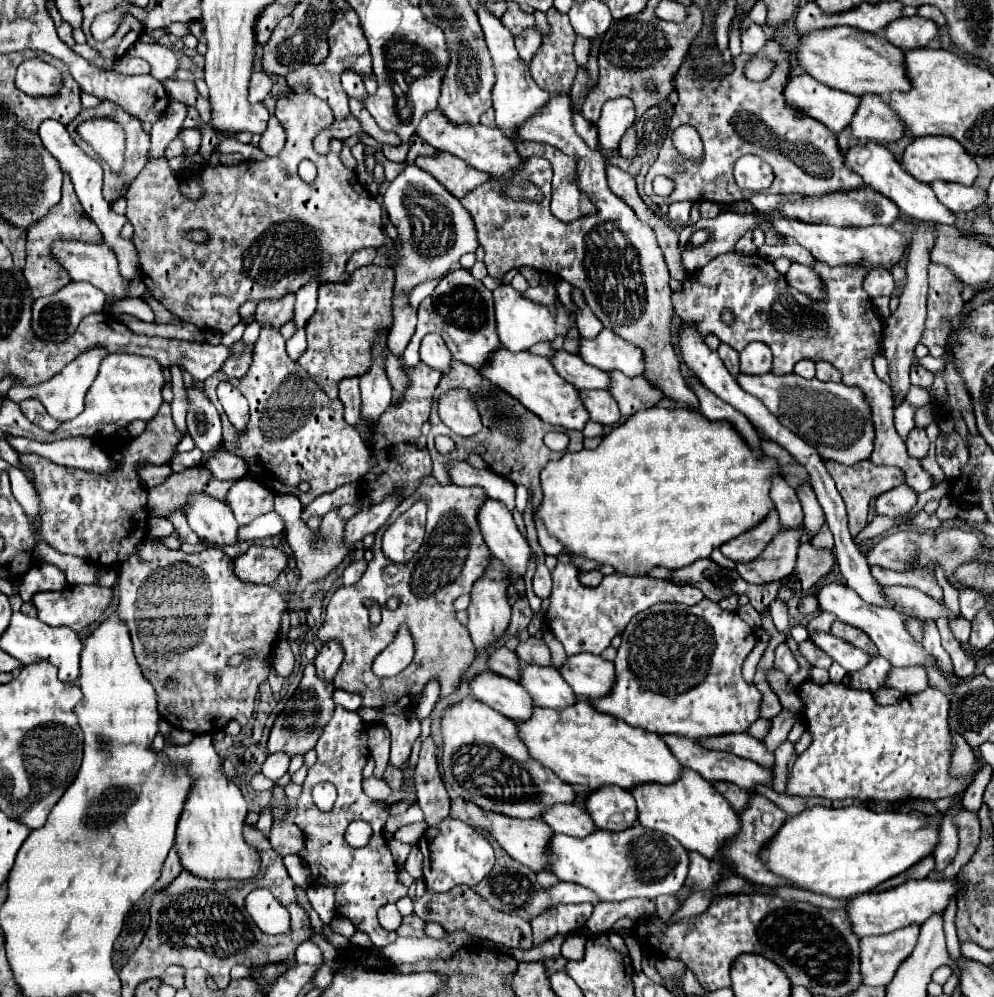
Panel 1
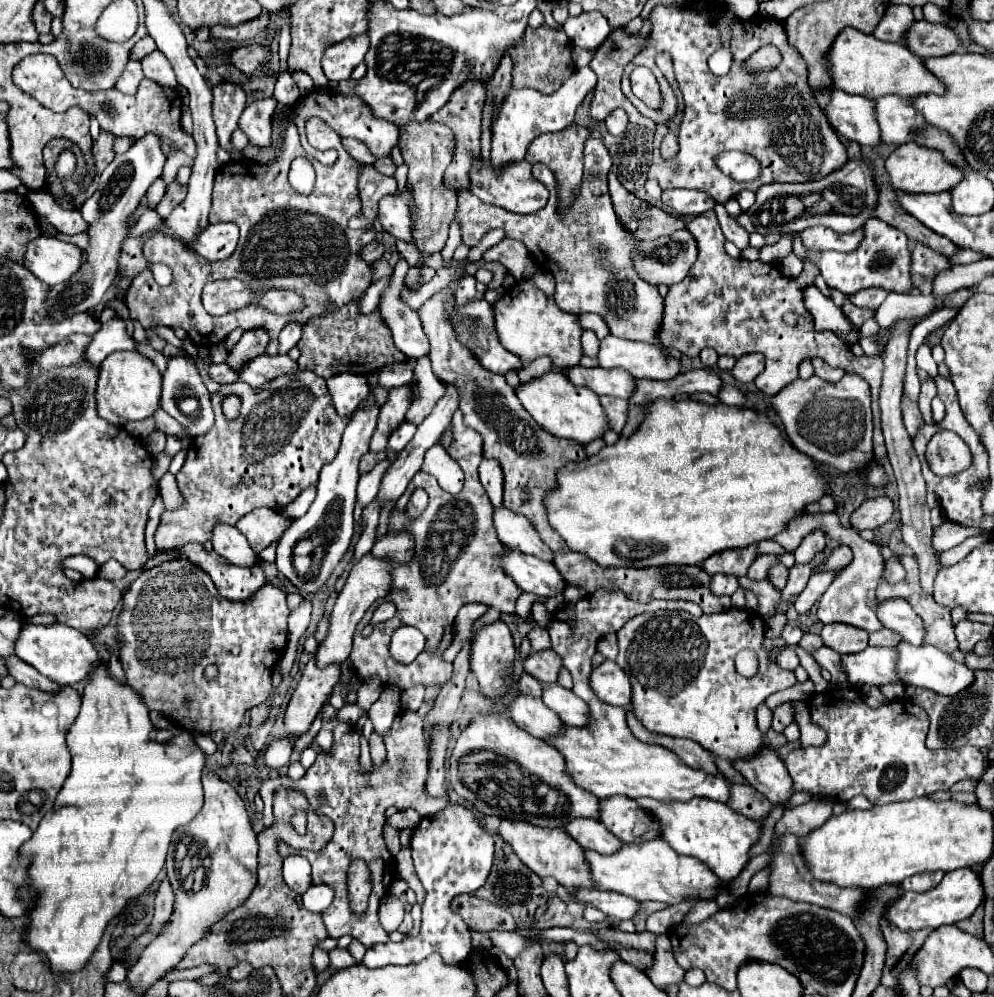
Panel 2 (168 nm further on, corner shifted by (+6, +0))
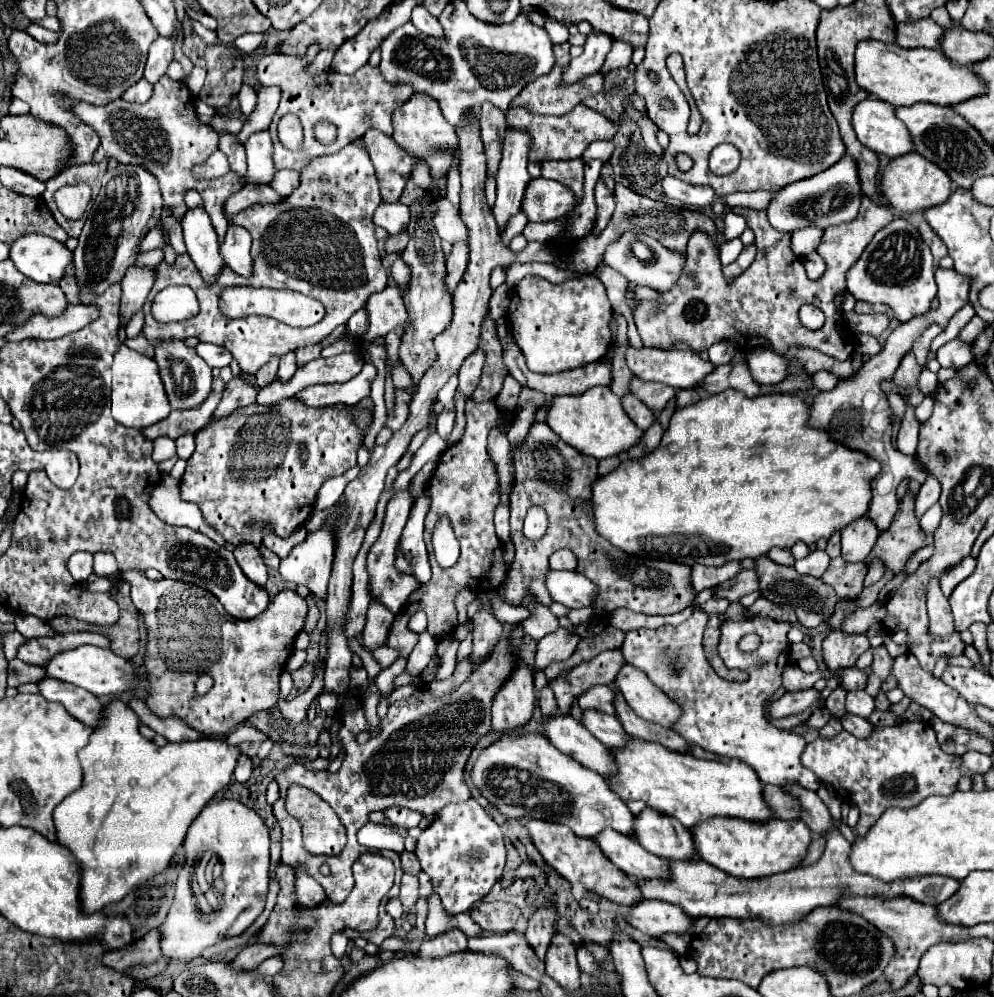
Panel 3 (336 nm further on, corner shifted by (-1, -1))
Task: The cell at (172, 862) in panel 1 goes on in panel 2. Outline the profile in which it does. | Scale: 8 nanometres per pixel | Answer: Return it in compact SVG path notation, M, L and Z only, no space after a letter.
M165 877L161 881L161 885L159 885L157 895L155 895L155 917L153 917L153 921L151 921L149 927L159 929L159 925L171 917L171 913L173 913L173 899L175 899L175 895L173 895L171 883Z

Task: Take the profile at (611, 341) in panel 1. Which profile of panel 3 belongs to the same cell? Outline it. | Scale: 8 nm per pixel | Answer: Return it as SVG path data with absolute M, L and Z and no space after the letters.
M628 348L626 360L628 360L628 368L638 378L642 378L644 382L660 382L660 384L668 384L672 388L682 388L682 390L696 390L696 388L700 388L704 378L714 370L712 362L702 360L692 350L660 350L660 348L634 350L634 348Z

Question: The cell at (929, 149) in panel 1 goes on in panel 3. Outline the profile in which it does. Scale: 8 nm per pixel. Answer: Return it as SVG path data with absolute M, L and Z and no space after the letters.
M918 152L890 160L882 172L882 178L880 178L882 196L886 198L890 208L894 208L902 214L922 212L922 210L928 210L940 202L946 202L950 196L950 186L952 186L952 180L948 178L948 174L944 174L944 170L940 170L936 164L928 162Z

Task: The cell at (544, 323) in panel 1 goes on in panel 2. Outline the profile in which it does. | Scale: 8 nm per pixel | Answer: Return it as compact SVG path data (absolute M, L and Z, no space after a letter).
M517 281L509 291L501 295L499 301L495 301L493 311L501 345L515 353L517 357L533 361L539 355L549 355L553 363L561 369L579 363L583 355L579 341L583 329L577 317L573 313L561 311L553 299L549 299L541 289L533 285L533 281Z

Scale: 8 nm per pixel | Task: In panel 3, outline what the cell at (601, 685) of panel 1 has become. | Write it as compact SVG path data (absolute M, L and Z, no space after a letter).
M622 666L614 686L622 692L628 706L640 718L672 728L680 718L680 706L676 700L668 698L660 688L652 686L650 678L634 666Z

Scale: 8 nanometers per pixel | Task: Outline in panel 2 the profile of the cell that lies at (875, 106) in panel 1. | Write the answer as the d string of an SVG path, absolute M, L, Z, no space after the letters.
M885 95L875 99L875 117L881 129L881 143L895 143L895 145L903 145L903 143L919 143L925 147L933 147L943 151L945 159L951 161L953 165L961 165L961 153L957 153L957 145L953 145L953 141L949 141L947 133L939 133L939 129L933 129L931 125L925 123L925 119L921 117L921 113L917 113L911 105L909 99L905 97L897 97L897 95Z

